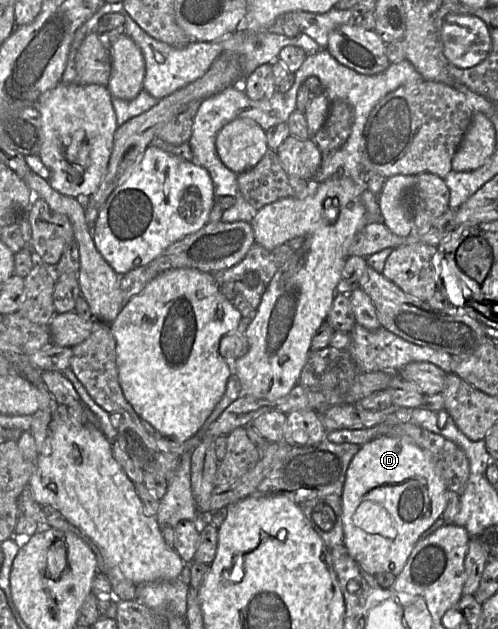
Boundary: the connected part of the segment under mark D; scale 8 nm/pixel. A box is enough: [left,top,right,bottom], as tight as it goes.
[341,436,447,576]

